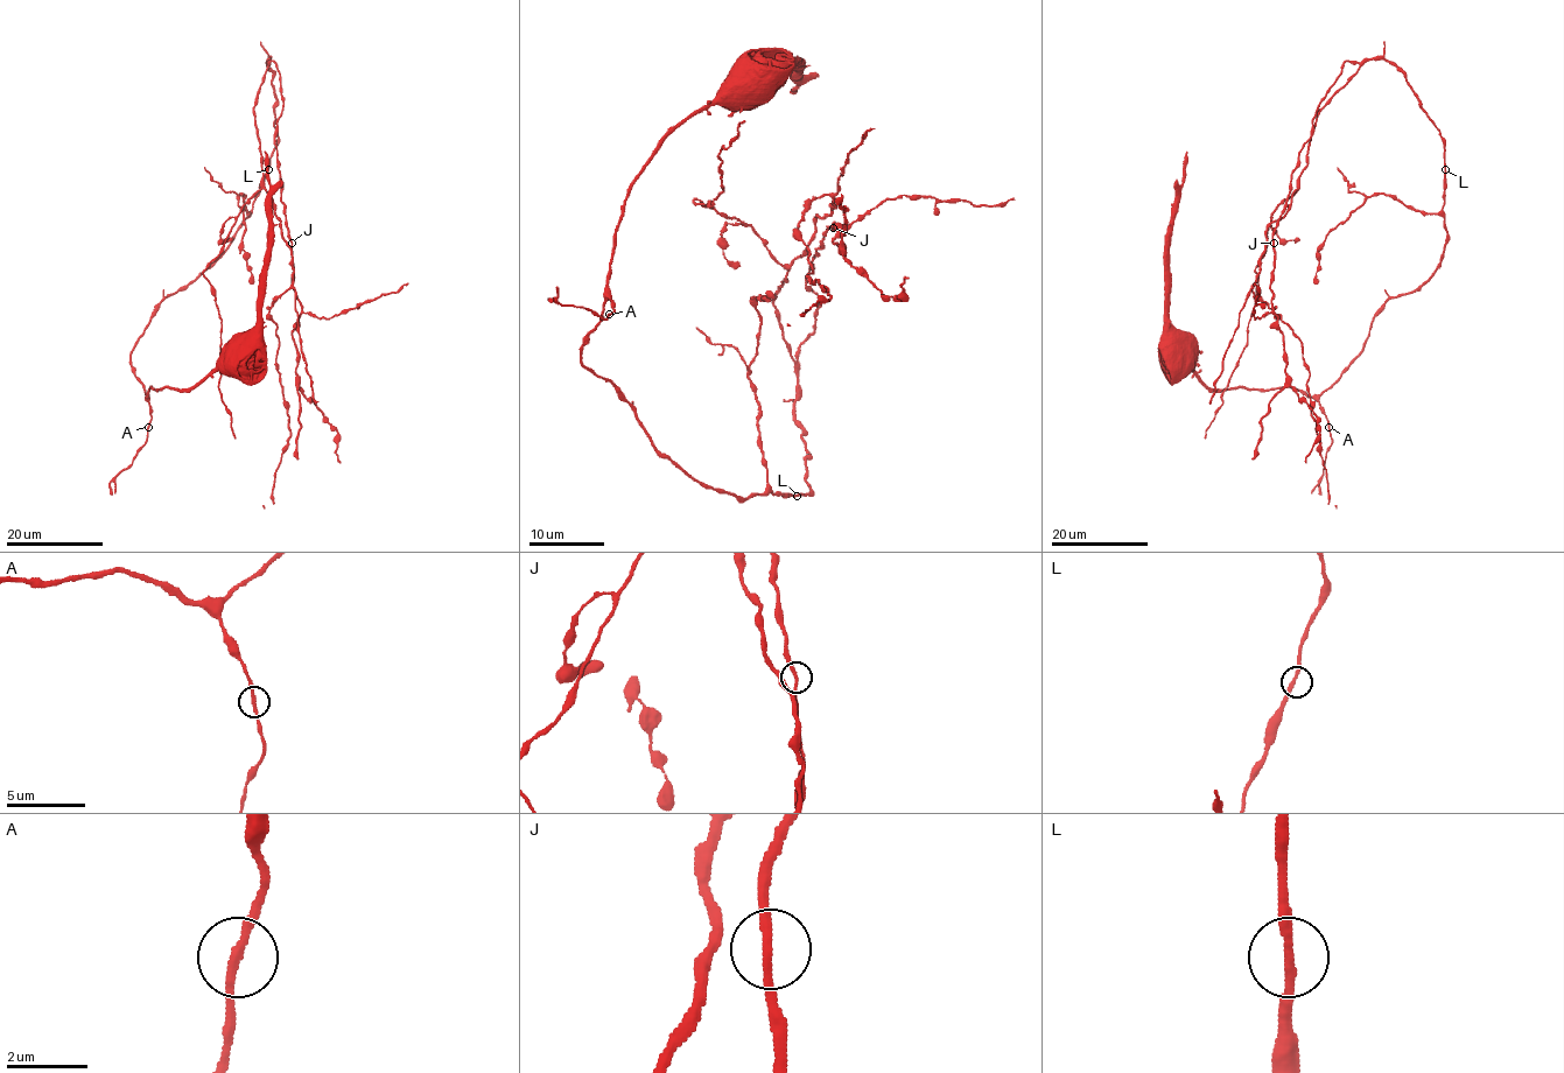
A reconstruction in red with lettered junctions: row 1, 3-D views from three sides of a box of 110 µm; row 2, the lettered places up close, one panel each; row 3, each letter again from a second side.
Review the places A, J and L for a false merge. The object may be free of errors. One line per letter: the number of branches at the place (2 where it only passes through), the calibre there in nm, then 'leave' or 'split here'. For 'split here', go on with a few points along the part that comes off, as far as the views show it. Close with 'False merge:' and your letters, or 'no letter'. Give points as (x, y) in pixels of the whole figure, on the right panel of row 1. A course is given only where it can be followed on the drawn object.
A: branches 2; calibre 200 nm; leave
J: branches 2; calibre 200 nm; leave
L: branches 2; calibre 240 nm; leave
False merge: no letter

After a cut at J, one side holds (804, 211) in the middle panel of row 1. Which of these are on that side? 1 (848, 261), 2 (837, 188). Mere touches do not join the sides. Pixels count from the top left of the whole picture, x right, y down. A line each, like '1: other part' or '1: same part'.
1: other part
2: same part

